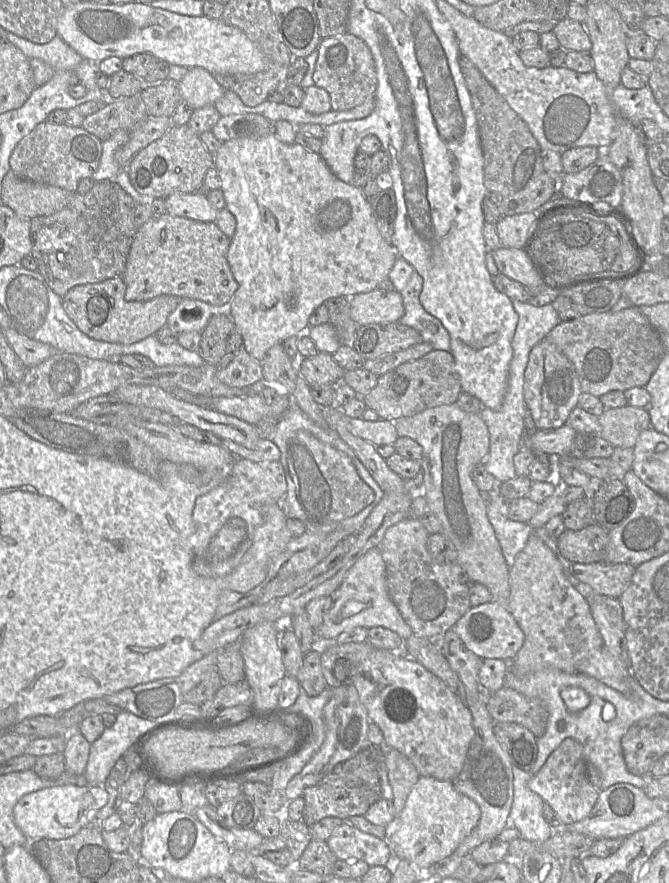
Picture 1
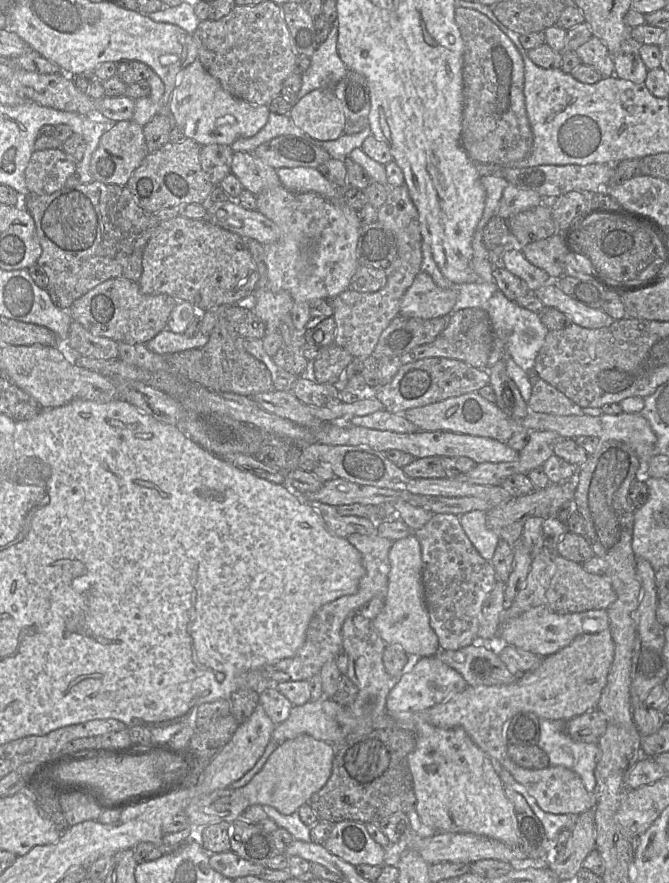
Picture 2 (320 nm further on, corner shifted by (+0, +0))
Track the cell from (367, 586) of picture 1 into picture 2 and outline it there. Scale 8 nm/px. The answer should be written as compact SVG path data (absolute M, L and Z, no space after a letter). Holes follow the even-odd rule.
M412 534L394 541L389 560L388 591L383 609L374 619L374 626L386 645L399 645L407 655L433 657L441 647L430 625L422 582L422 551L417 537Z

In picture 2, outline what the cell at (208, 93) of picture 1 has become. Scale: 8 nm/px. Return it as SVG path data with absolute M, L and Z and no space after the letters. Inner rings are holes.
M199 59L182 72L171 95L169 108L176 126L200 146L231 146L238 139L250 138L265 126L270 114L267 105L253 105L225 91L220 82L205 70Z

